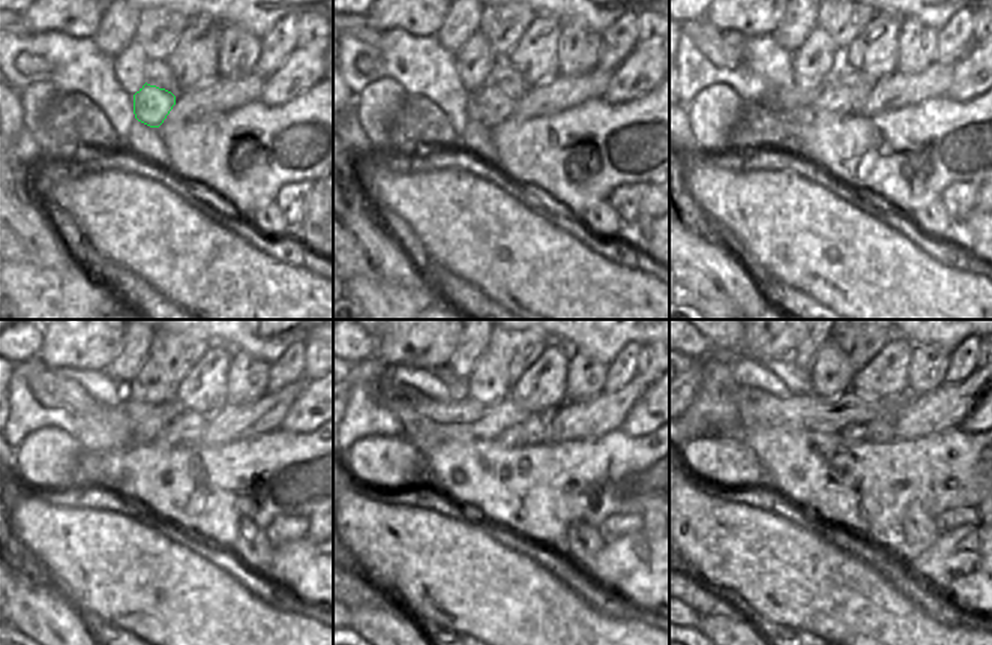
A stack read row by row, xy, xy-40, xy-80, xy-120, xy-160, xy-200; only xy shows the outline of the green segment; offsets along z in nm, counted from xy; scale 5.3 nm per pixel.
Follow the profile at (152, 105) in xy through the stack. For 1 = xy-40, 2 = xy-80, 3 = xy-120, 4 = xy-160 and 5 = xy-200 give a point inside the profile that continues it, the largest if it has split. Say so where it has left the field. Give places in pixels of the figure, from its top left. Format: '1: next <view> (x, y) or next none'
1: next xy-40 (489, 105)
2: next xy-80 (838, 99)
3: next xy-120 (173, 435)
4: next xy-160 (512, 437)
5: next xy-200 (856, 434)

